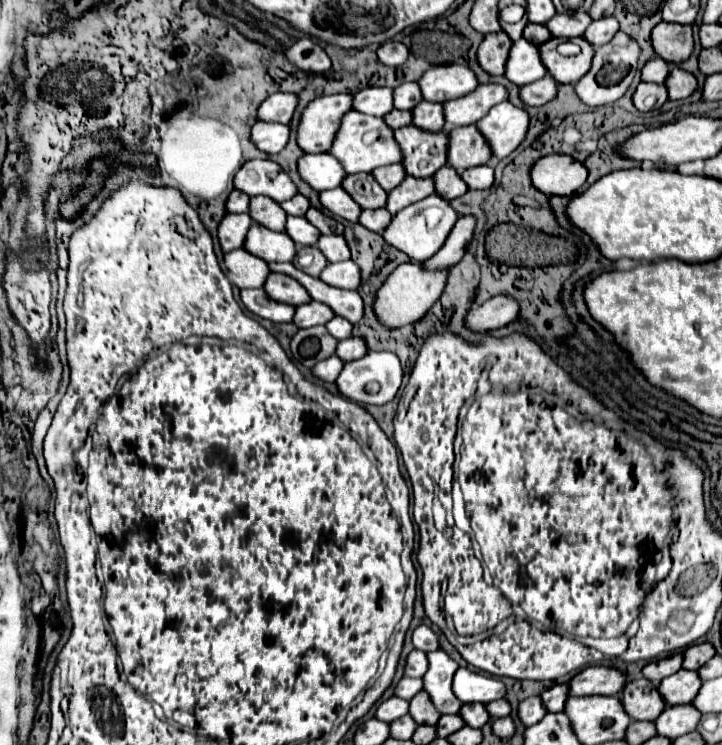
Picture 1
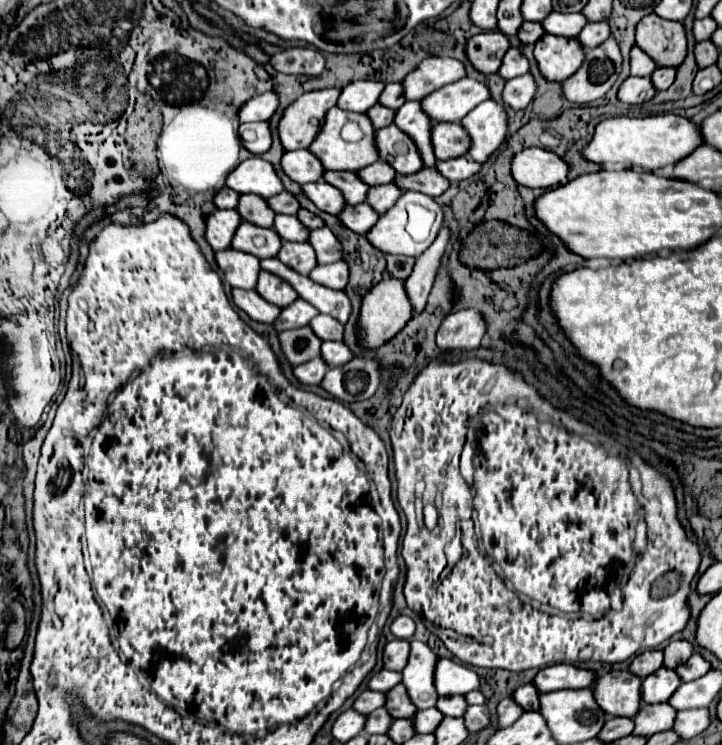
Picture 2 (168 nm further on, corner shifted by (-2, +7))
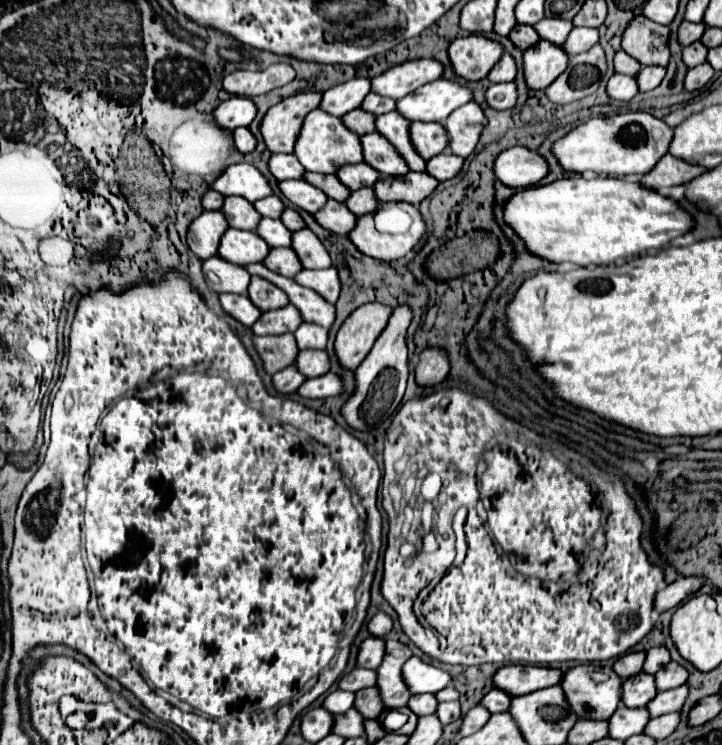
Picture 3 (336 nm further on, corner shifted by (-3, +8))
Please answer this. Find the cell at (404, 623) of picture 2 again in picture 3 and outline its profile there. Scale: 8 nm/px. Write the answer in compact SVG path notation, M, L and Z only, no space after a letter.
M377 612L377 614L367 622L369 634L371 634L371 636L377 636L377 638L383 638L383 636L391 630L391 626L393 626L393 620L391 620L387 614L383 614L383 612Z

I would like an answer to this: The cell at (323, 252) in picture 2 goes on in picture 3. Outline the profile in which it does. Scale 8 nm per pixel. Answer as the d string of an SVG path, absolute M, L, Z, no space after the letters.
M309 228L293 232L291 248L295 250L301 266L307 270L319 270L331 266L331 258L325 252L325 246L321 244L321 240L317 240L317 236Z

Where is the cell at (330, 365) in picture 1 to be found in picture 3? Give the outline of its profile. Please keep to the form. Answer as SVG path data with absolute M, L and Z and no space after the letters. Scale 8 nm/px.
M293 366L283 368L281 372L273 374L273 378L271 378L275 390L277 390L279 394L283 394L283 396L293 394L293 392L303 384L303 380L305 380L305 376L301 376L301 374L297 372L297 368L293 368Z

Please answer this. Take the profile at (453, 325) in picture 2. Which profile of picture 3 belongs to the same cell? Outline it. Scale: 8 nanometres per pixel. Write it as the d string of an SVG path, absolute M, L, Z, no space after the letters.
M427 348L419 356L419 364L415 368L415 384L421 388L429 388L439 384L449 372L449 360L445 352L437 348Z

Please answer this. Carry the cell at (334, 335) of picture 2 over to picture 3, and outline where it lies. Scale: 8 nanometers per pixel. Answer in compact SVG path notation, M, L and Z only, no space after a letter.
M301 324L293 336L299 350L323 350L327 344L327 330L317 328L317 324Z

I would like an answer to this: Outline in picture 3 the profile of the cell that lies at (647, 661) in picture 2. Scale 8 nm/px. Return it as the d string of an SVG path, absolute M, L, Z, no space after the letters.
M629 652L629 654L623 654L615 664L613 664L613 670L619 678L627 680L629 676L635 676L641 672L641 664L645 660L645 652Z

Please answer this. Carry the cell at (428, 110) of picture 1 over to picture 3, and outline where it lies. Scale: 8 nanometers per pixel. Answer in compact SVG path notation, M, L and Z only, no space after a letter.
M393 110L377 116L375 130L393 144L393 148L405 160L409 170L425 172L425 160L421 160L421 156L413 152L413 144L409 144L409 124L411 124L409 120L405 120L403 116L397 116L397 112Z

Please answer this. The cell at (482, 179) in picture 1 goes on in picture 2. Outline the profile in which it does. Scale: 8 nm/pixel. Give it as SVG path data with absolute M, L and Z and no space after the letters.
M458 157L452 161L442 161L436 165L436 169L440 169L440 173L450 179L450 181L464 181L472 175L476 175L482 169L482 163L472 161L470 157Z

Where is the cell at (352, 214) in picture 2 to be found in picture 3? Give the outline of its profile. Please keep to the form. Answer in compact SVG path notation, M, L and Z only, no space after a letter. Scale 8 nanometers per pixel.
M327 200L321 212L315 212L313 218L317 220L319 226L335 234L347 234L349 228L353 228L355 224L355 216L345 208L343 202L337 202L337 200Z

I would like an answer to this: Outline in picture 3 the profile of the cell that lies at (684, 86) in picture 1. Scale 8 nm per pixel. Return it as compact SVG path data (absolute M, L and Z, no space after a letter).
M643 66L635 78L637 78L637 84L639 84L639 92L649 92L649 90L653 90L661 84L661 80L665 78L665 68Z

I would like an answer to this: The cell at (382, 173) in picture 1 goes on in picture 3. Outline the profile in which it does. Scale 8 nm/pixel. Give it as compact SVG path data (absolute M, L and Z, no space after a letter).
M359 162L359 164L339 166L335 176L349 190L357 190L357 188L363 188L363 186L373 186L379 178L379 172L373 172L373 168L369 168L365 162Z

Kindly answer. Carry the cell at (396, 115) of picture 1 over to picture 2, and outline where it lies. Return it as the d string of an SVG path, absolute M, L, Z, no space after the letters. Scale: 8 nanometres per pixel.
M378 103L378 105L374 105L374 107L368 111L368 117L372 117L372 123L376 125L376 129L382 129L382 127L394 123L396 111Z

